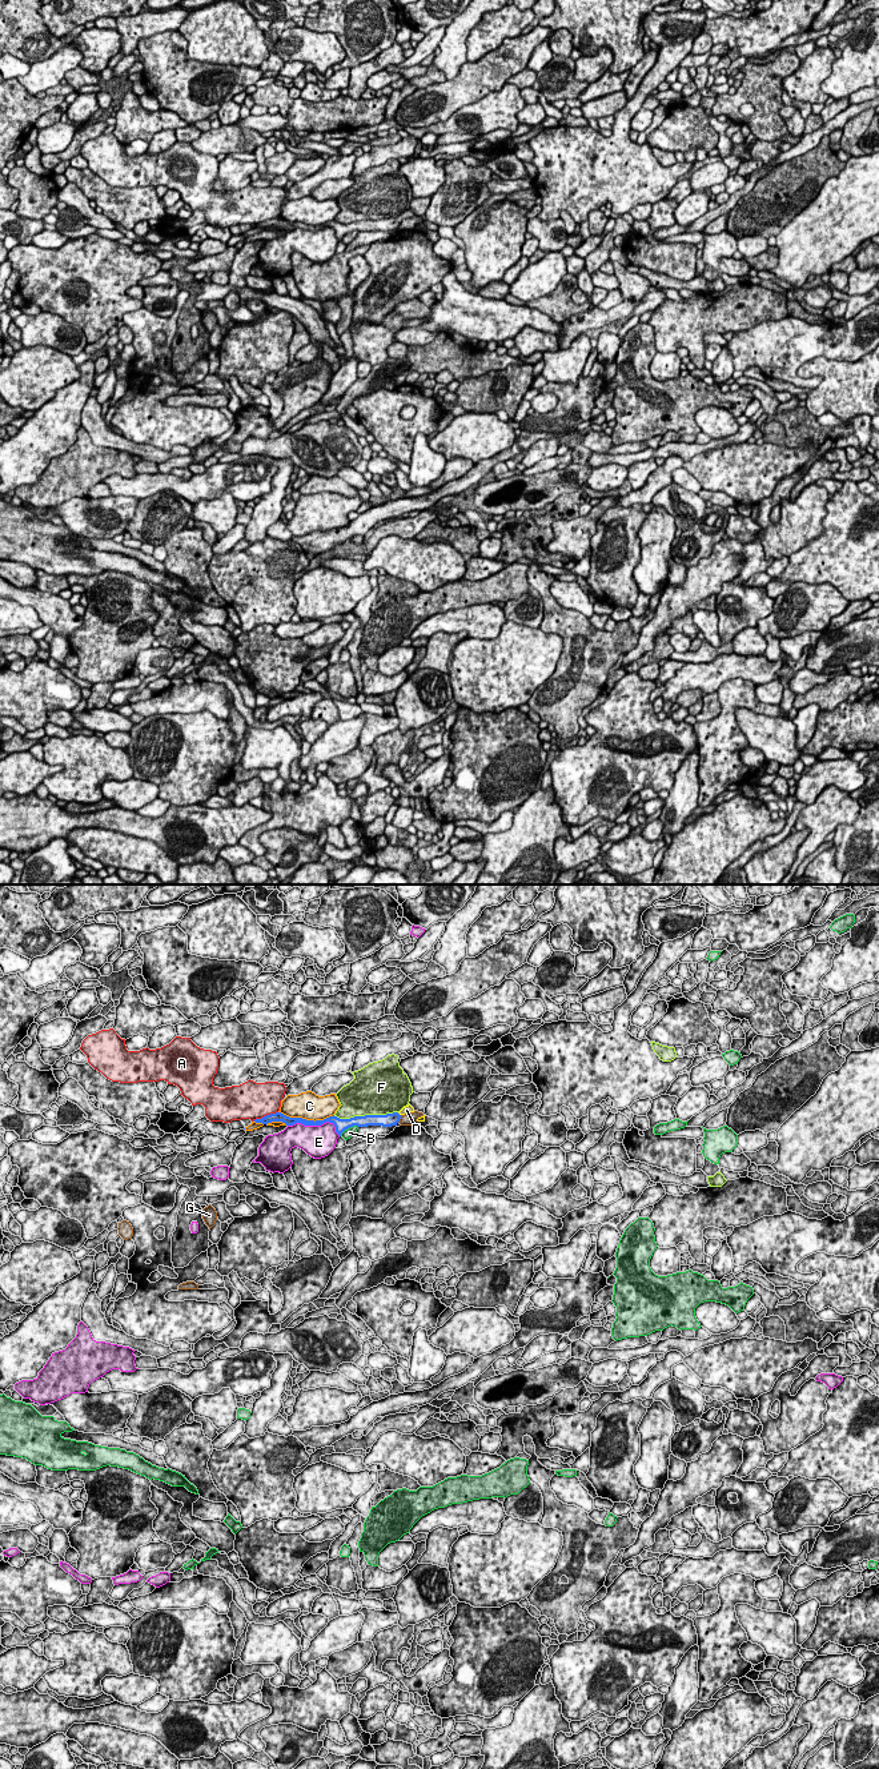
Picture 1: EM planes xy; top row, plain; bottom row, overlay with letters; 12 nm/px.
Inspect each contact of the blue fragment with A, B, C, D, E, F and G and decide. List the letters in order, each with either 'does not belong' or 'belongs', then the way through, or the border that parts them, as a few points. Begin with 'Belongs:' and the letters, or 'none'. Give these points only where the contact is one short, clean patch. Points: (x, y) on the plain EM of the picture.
Belongs: D
A: does not belong; border xy (277, 216), (252, 225)
B: does not belong
C: does not belong
D: belongs; way xy (389, 224), (398, 219), (406, 215)
E: does not belong
F: does not belong
G: does not belong; border xy (401, 220), (397, 227)

